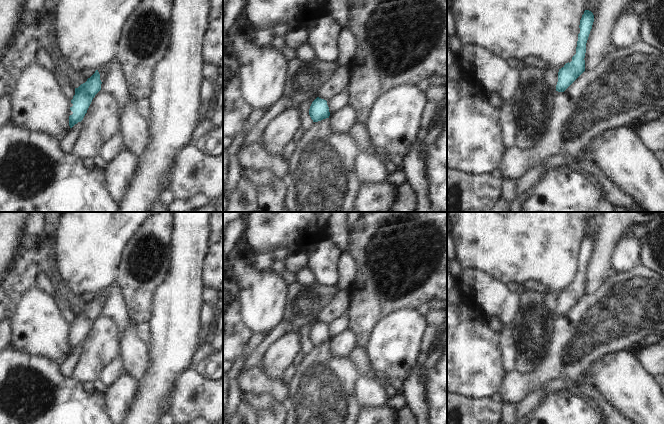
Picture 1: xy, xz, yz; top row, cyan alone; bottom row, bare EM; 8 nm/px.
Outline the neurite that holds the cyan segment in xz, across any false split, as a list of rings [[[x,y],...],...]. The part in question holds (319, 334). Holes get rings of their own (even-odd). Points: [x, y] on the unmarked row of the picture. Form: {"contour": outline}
{"contour": [[[317,321],[310,330],[309,339],[313,346],[329,342],[330,336],[327,325]]]}

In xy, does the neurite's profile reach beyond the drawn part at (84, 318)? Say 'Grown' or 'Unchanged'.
Unchanged

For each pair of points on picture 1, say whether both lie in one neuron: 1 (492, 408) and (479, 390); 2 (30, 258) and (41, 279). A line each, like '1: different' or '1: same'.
1: different
2: different

